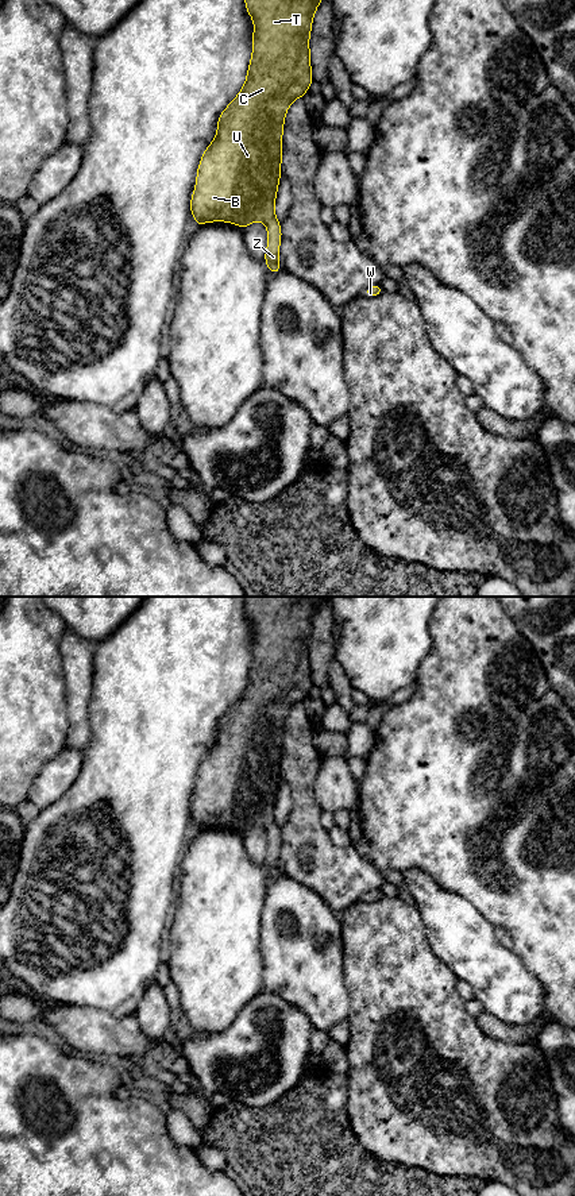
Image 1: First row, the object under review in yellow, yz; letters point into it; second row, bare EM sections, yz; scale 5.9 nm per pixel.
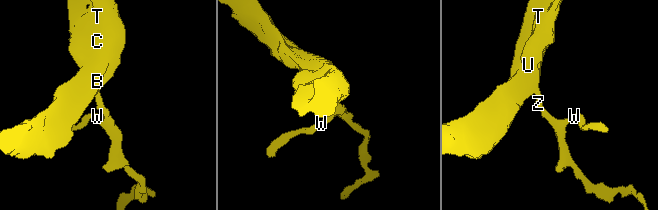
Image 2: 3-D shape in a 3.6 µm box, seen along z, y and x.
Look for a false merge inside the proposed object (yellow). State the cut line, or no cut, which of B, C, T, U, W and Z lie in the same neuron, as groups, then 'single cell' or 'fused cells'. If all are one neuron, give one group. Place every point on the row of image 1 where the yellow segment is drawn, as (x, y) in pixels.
no cut | B C T U W Z | single cell

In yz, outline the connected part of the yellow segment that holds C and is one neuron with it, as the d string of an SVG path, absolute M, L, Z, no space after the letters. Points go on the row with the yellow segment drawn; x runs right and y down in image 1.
M244 0L248 15L254 20L252 57L246 82L240 93L220 113L217 134L201 157L197 169L196 188L190 200L190 212L196 227L209 221L228 221L246 228L254 221L263 221L267 227L267 248L265 262L270 274L282 269L278 263L281 224L275 217L274 205L278 181L282 175L282 132L289 105L308 92L313 81L310 69L309 36L313 15L321 0Z

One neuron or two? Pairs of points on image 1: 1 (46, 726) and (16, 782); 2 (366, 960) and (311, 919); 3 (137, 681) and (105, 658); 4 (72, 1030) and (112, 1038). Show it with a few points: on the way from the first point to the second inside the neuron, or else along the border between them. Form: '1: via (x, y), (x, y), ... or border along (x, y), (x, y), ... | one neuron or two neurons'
1: via (33, 740), (16, 756), (16, 768) | one neuron
2: border along (339, 915), (343, 937), (343, 971), (346, 973) | two neurons
3: via (128, 672), (114, 658) | one neuron
4: via (81, 1030), (103, 1036) | one neuron

